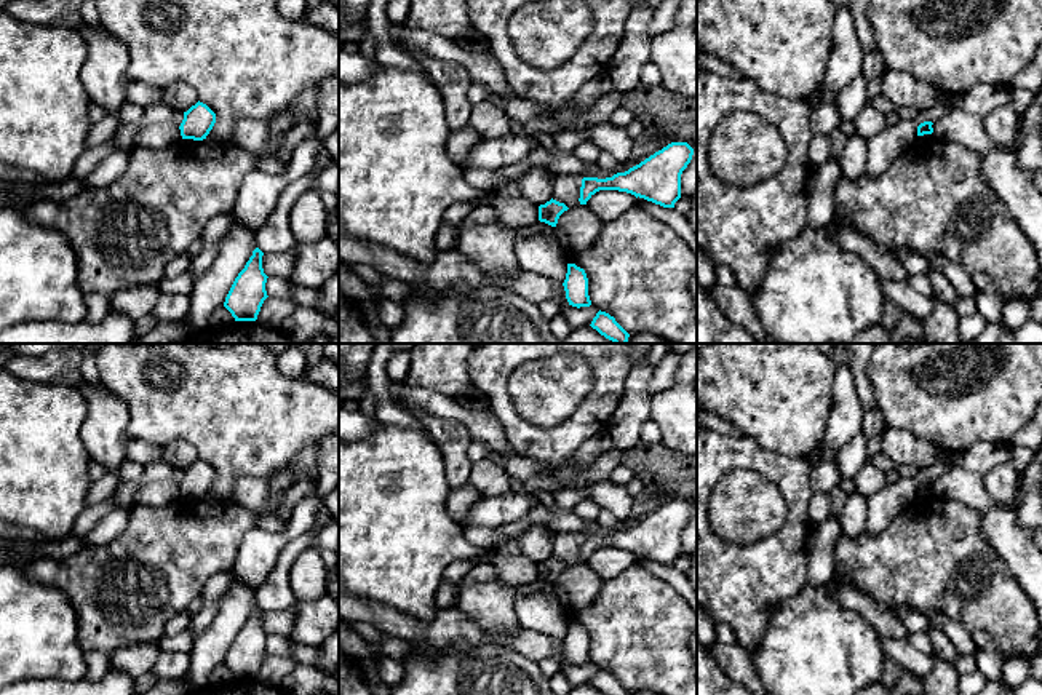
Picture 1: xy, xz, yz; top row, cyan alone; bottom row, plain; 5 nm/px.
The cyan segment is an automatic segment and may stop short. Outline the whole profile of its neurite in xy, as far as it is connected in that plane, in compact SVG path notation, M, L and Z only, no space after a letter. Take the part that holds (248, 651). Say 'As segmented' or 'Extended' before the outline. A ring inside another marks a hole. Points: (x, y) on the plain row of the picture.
As segmented. M256 606L245 626L235 636L224 665L232 671L235 679L256 679L264 658L267 633L262 626L264 610Z

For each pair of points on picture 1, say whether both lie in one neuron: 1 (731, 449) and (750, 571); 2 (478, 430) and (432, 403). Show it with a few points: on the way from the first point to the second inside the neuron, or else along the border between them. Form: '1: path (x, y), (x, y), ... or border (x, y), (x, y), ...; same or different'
1: path (767, 464), (796, 492), (796, 528), (787, 537); same
2: path (467, 419), (459, 413), (443, 408); same

